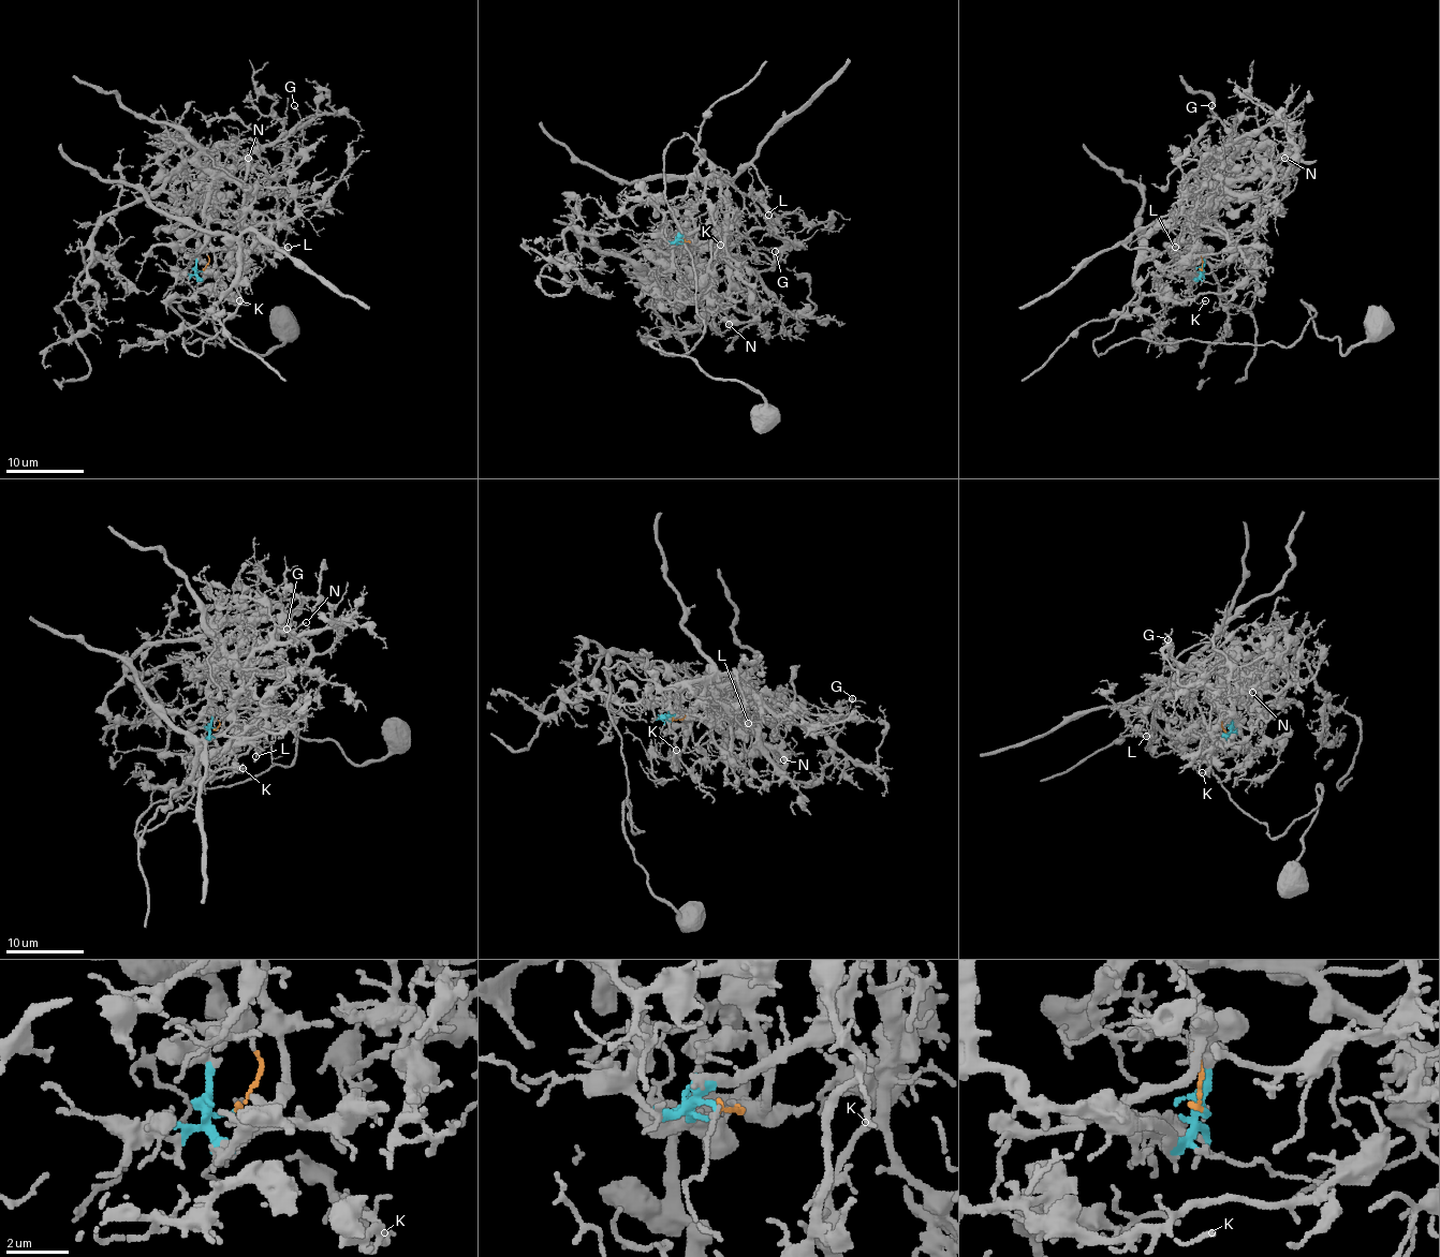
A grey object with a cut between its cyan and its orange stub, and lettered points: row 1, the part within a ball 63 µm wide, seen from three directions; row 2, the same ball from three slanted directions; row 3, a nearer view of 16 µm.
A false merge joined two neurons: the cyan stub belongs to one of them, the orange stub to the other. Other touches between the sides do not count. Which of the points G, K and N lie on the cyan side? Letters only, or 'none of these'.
K

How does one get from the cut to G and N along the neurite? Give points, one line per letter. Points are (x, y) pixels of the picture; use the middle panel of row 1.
G: (685, 241), (690, 241), (687, 230), (708, 263), (754, 270), (773, 268), (782, 259), (774, 251)
N: (685, 241), (690, 241), (687, 230), (688, 239), (700, 251), (692, 299), (706, 313), (721, 311), (730, 325)

